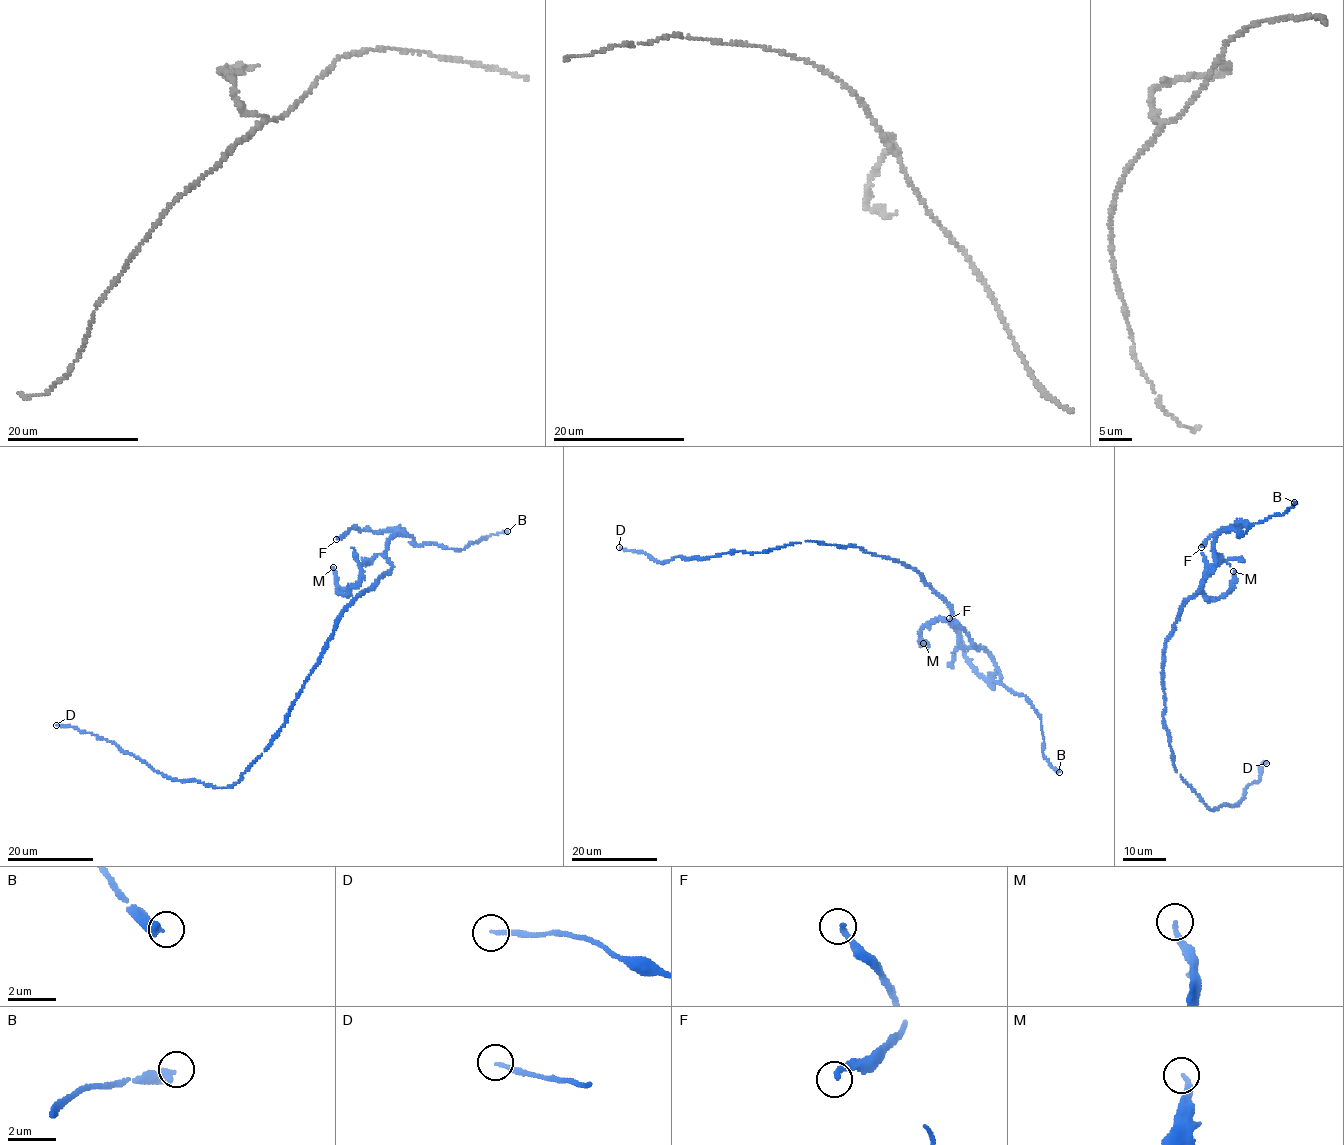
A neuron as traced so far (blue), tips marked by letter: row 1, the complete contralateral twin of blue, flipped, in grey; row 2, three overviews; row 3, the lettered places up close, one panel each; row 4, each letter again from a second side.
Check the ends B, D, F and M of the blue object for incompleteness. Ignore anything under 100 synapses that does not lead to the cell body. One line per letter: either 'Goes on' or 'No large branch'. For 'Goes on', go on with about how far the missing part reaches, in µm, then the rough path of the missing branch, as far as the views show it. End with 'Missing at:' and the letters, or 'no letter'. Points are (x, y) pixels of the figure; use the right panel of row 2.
B: Goes on. Missing length about 110 µm
D: No large branch
F: No large branch
M: No large branch
Missing at: B

